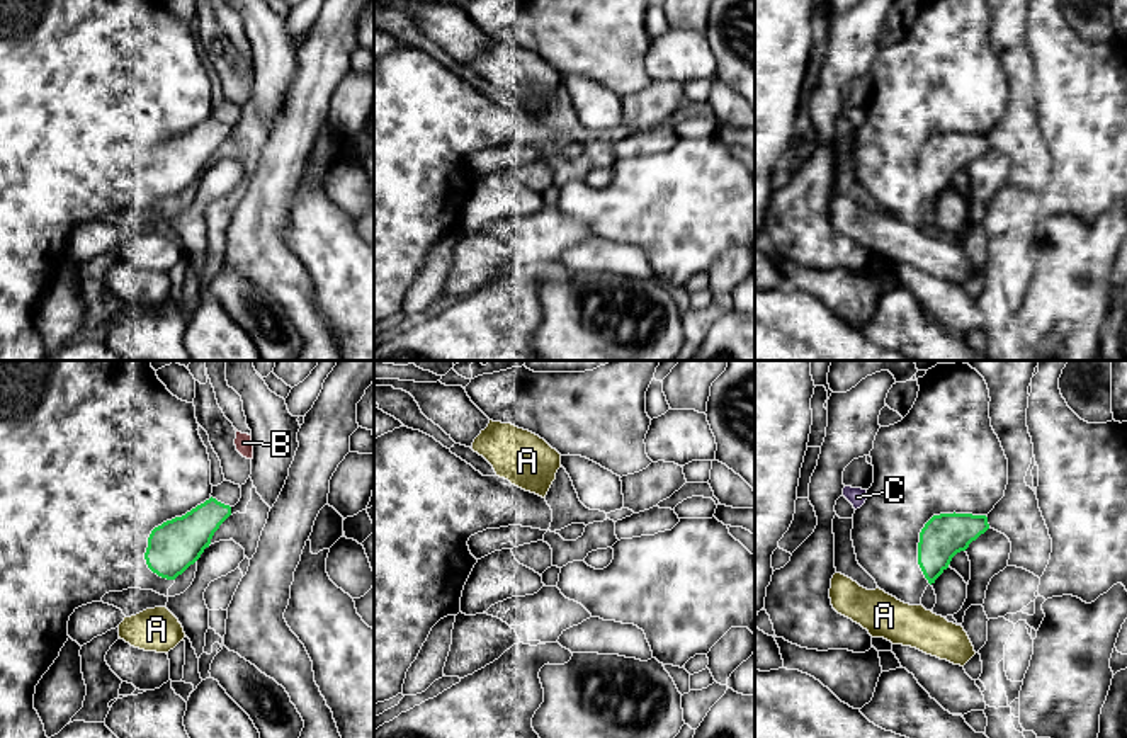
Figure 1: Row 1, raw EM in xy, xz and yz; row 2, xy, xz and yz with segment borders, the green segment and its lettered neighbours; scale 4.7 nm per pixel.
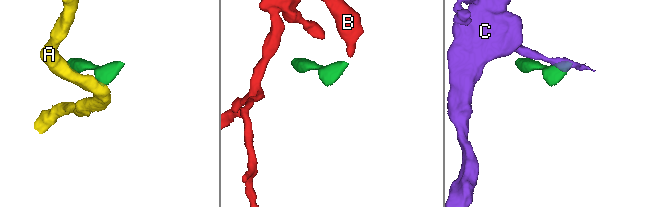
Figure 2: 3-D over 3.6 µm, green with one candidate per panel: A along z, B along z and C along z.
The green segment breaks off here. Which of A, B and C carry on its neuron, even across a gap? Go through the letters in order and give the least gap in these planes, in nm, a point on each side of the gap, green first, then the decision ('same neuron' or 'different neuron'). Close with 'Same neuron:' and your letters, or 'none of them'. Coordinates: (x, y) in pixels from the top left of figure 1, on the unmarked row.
A: 110 nm | yz (930, 203), (922, 225) | different neuron
B: 240 nm | xy (228, 124), (247, 77) | different neuron
C: 300 nm | yz (922, 148), (864, 121) | same neuron
Same neuron: C

